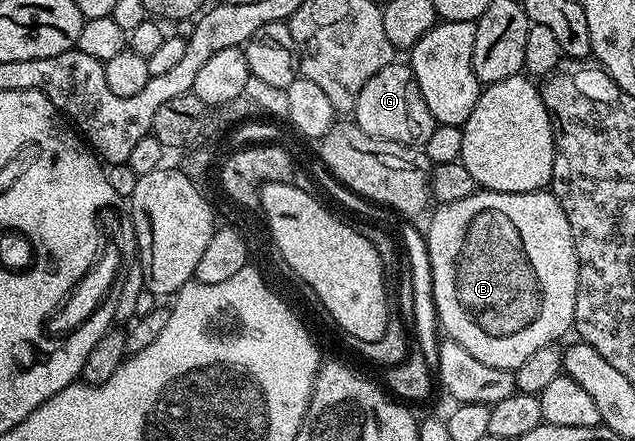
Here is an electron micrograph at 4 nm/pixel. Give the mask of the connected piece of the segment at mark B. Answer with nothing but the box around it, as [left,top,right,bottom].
[427,191,577,370]

